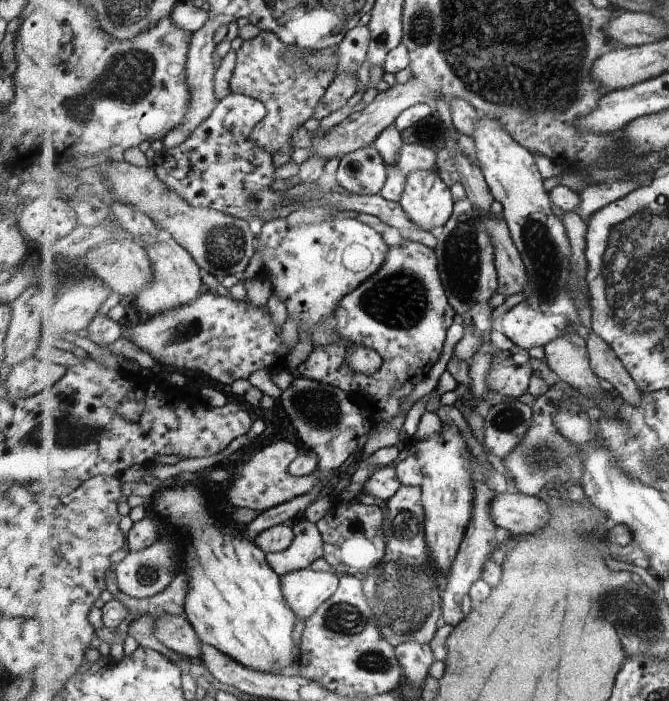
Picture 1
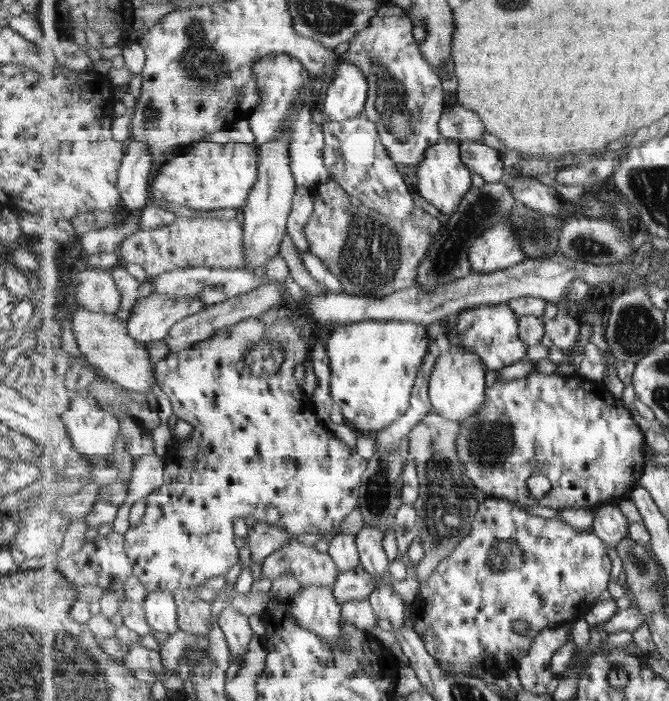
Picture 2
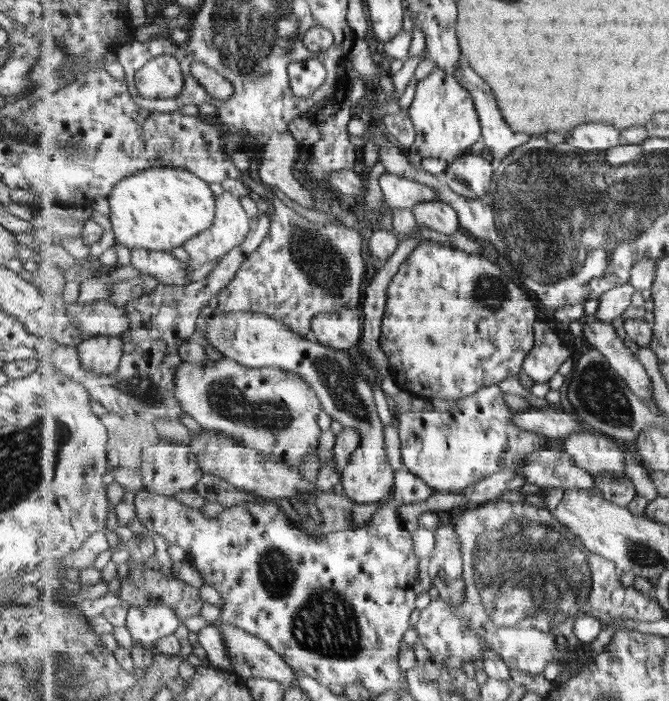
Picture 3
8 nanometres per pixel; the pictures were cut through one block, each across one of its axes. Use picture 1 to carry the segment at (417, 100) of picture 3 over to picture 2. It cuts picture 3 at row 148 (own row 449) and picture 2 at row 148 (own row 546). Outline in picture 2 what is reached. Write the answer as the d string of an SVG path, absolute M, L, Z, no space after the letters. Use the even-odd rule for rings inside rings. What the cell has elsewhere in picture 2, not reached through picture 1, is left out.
M443 138L439 144L434 144L426 152L426 158L417 168L415 183L417 192L441 213L452 215L462 203L465 195L473 188L471 169L462 159L460 142Z

